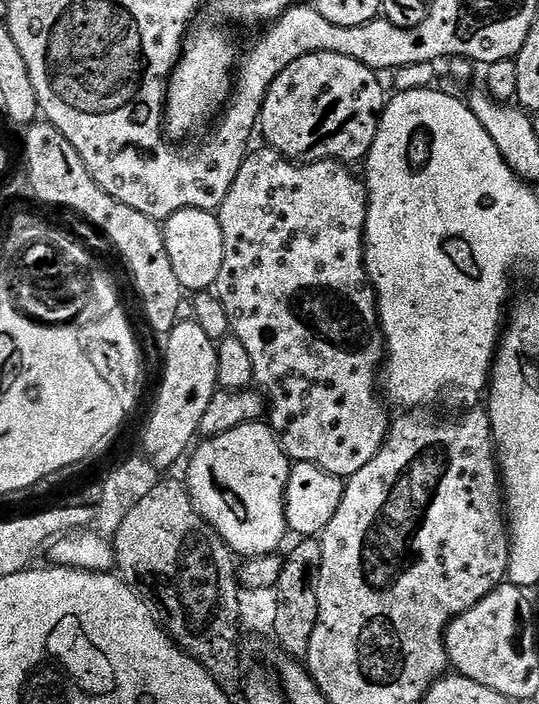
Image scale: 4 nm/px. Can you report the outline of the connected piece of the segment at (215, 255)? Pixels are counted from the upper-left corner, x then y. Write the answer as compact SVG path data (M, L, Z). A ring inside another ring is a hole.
M187 208L186 210L178 210L178 214L163 221L162 227L166 242L166 254L170 254L170 266L174 266L174 274L178 277L178 282L185 293L195 294L215 289L218 274L222 271L222 254L224 253L224 239L222 238L219 215L216 212Z

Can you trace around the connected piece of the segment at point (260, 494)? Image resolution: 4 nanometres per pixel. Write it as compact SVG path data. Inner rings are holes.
M264 422L239 424L234 430L226 430L226 434L201 439L195 445L191 456L192 461L188 464L186 477L190 498L198 514L202 514L204 521L227 542L233 553L240 558L279 553L282 548L280 543L283 542L284 536L289 535L284 513L284 495L292 464L271 427Z

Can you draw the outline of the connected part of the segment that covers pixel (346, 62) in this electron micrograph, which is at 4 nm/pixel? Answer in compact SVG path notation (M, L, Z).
M325 52L306 54L298 58L298 62L290 62L290 66L286 66L286 70L274 78L260 111L259 135L264 135L263 143L267 147L282 153L295 164L313 164L323 160L363 161L376 137L386 103L380 80L377 73L362 62L354 62L354 58Z

